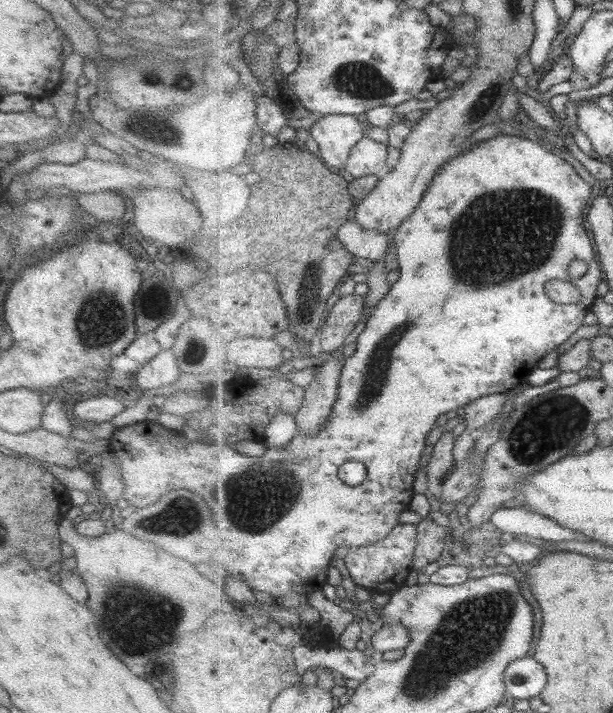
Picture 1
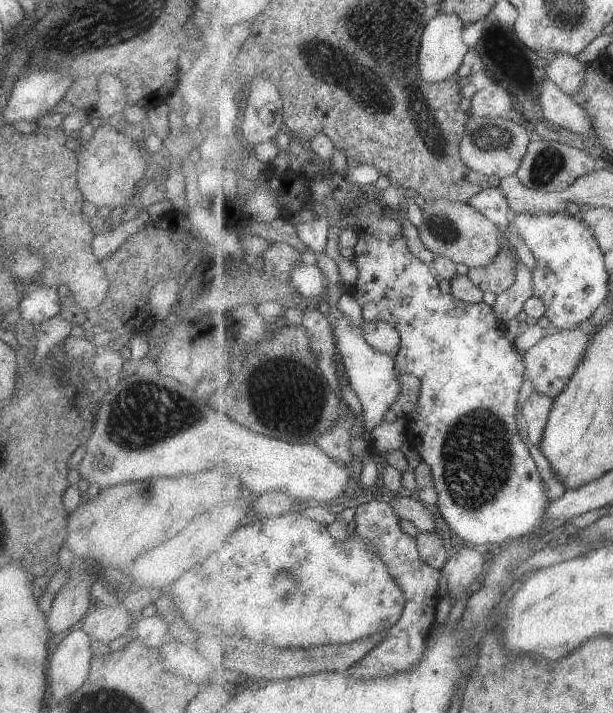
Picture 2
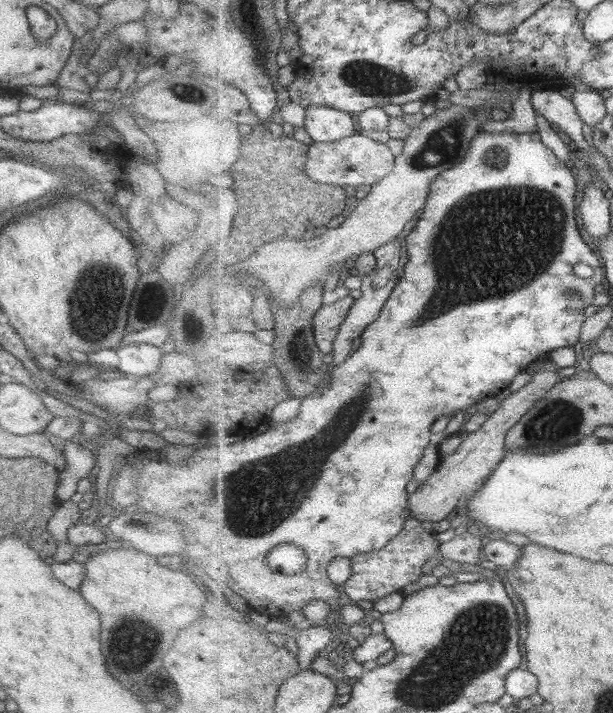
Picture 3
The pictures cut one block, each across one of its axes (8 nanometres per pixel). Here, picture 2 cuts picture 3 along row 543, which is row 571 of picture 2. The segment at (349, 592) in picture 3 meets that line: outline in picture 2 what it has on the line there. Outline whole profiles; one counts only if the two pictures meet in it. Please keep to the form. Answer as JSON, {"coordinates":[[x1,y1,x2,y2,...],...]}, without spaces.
{"coordinates":[[373,499,371,502,358,506,355,523,355,531,376,544,378,553,386,561,390,574,396,579,395,582,402,586,407,600,403,617,389,630,385,640,347,672,347,674,369,678,369,676,385,674,385,672,389,674,393,670,405,670,409,666,415,666,415,662,419,662,419,658,423,657,426,642,437,623,435,609,440,598,438,590,441,572,422,560,416,538,407,536,403,532,401,518,391,502]]}

